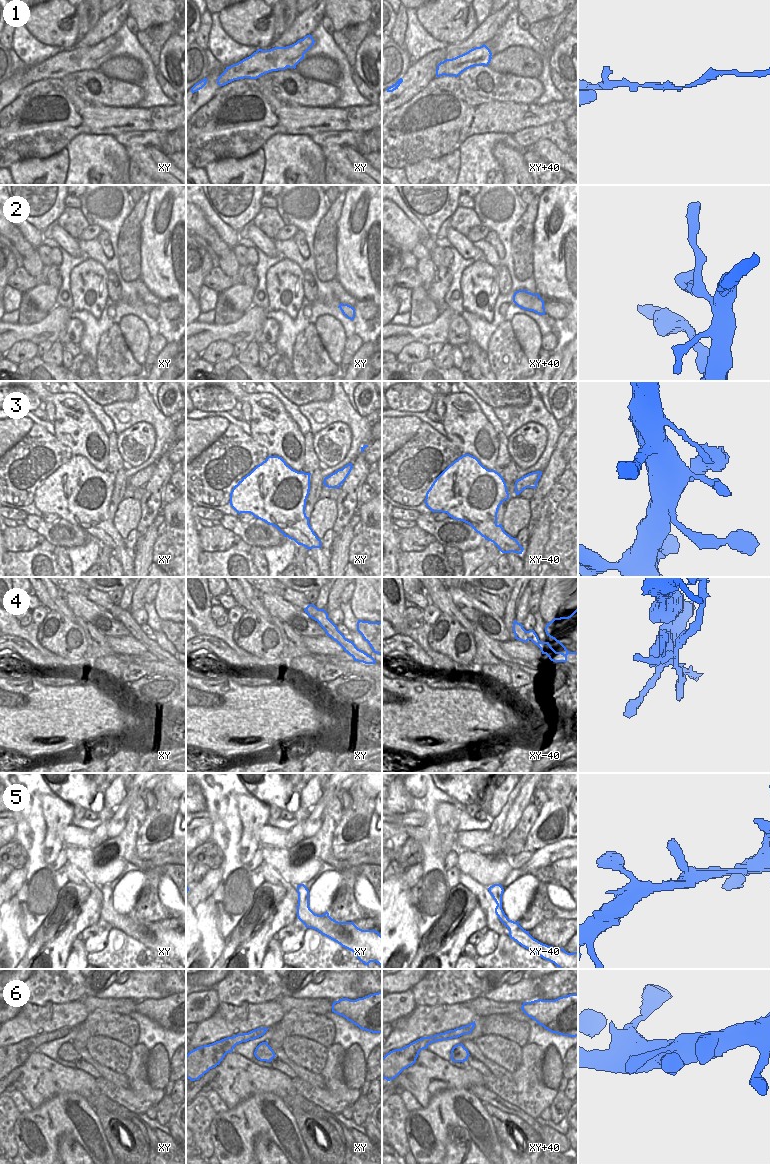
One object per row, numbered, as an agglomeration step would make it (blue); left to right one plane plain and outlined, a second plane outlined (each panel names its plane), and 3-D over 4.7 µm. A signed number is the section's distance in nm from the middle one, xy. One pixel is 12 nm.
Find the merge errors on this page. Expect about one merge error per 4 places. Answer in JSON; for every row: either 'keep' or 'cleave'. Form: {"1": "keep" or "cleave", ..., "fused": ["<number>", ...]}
{"1": "keep", "2": "keep", "3": "keep", "4": "keep", "5": "keep", "6": "keep", "fused": []}

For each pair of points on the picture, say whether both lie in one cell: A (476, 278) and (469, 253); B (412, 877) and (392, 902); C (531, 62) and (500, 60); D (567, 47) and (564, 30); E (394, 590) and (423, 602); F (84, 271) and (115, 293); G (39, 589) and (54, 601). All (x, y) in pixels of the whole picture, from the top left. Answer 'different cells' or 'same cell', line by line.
A: different cells
B: different cells
C: same cell
D: different cells
E: different cells
F: different cells
G: same cell

